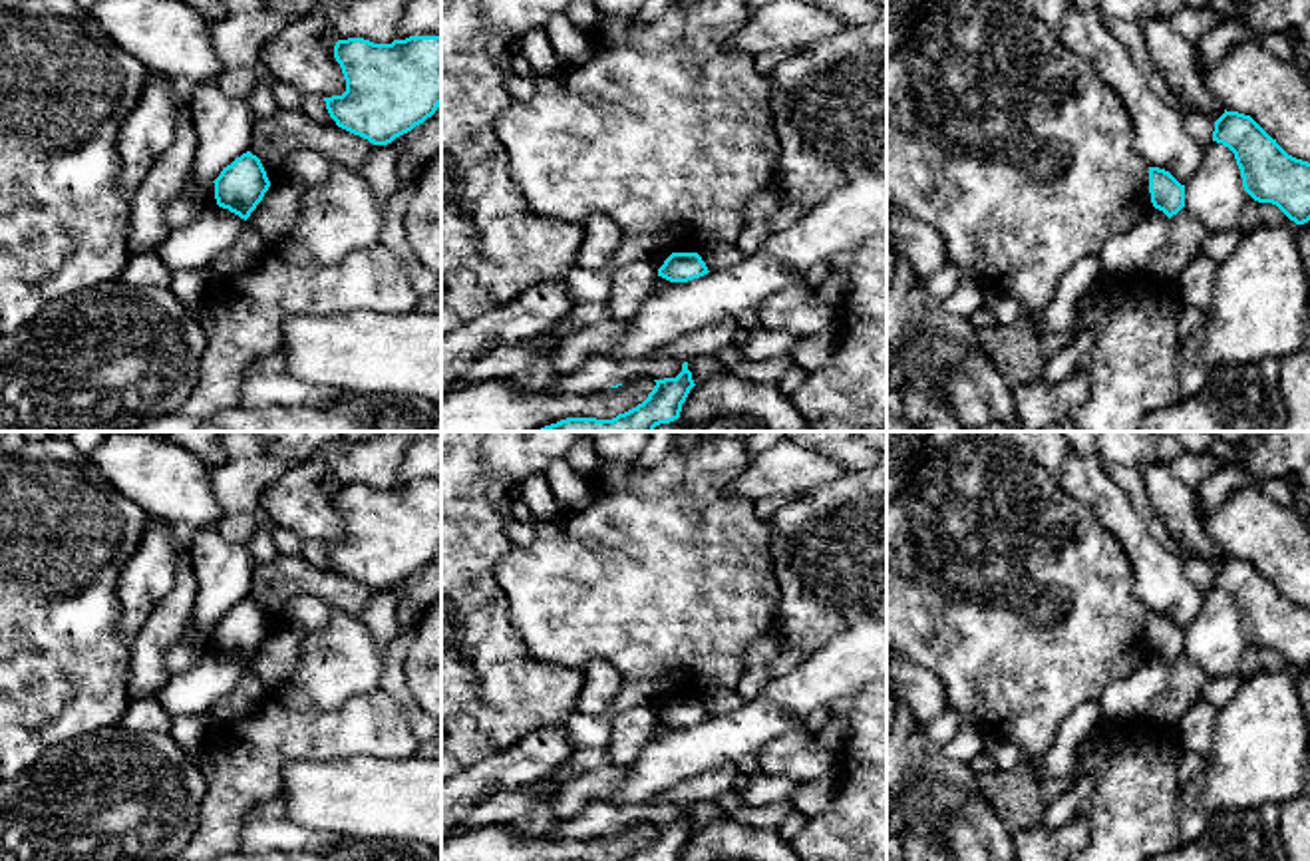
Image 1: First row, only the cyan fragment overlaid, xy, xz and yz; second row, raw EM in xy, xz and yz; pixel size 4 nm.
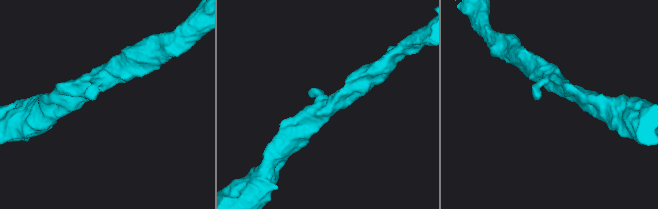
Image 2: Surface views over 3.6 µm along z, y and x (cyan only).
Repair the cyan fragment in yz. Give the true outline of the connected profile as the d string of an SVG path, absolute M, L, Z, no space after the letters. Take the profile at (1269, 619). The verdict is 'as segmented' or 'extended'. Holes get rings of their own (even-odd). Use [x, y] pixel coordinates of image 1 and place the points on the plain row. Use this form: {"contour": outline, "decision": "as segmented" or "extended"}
{"contour": "M1227 557L1215 567L1213 587L1234 599L1244 636L1276 650L1290 666L1310 666L1310 608L1288 601L1250 561Z", "decision": "as segmented"}

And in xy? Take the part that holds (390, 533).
{"contour": "M409 481L392 489L338 485L334 503L346 537L324 543L338 573L388 591L441 551L441 481Z", "decision": "as segmented"}

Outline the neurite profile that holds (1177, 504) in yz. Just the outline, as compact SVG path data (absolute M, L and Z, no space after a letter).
M1159 459L1141 461L1137 469L1145 493L1169 535L1183 545L1191 561L1203 559L1217 567L1225 559L1225 551L1207 535L1201 523L1197 491L1181 483Z

